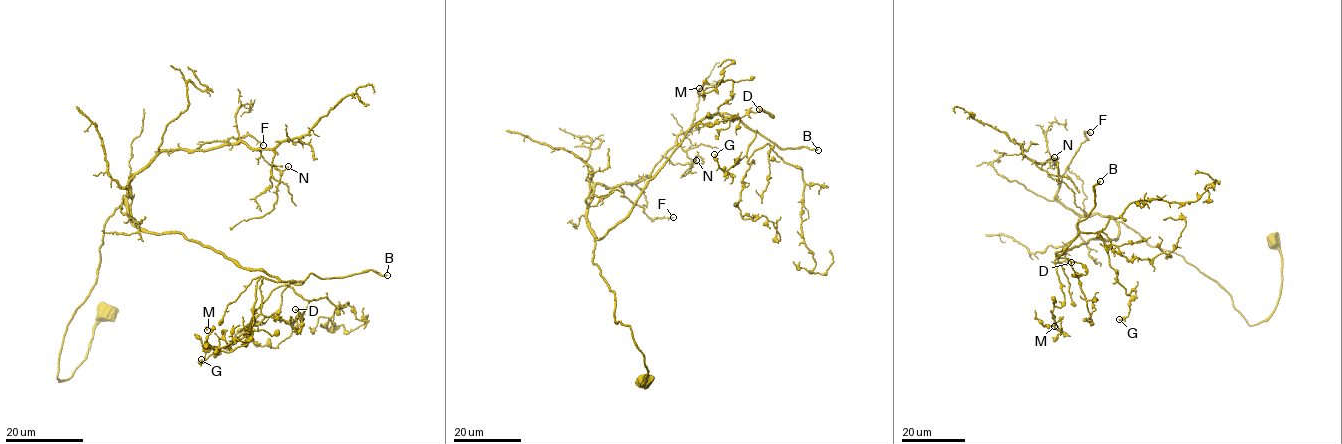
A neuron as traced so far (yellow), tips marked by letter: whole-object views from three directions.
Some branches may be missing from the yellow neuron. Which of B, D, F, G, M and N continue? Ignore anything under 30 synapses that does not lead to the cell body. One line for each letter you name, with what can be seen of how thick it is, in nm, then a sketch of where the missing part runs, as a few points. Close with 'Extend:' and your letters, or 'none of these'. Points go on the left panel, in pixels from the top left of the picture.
B: calibre 260 nm
Extend: B

